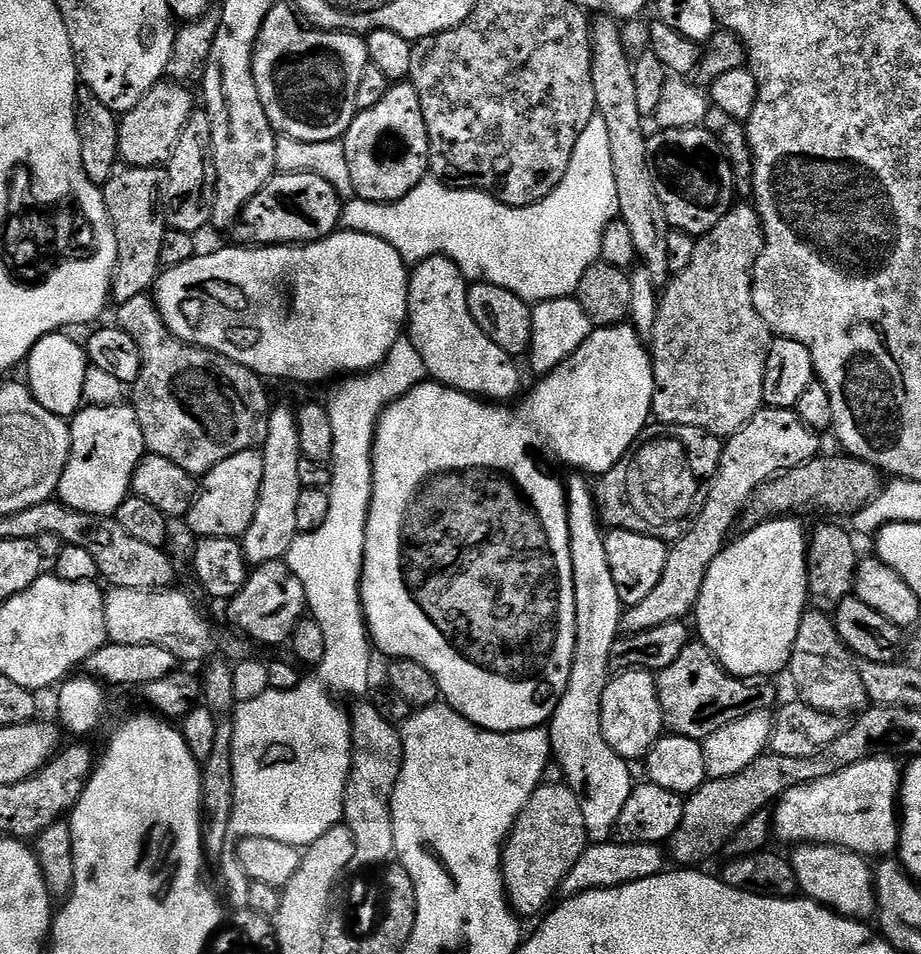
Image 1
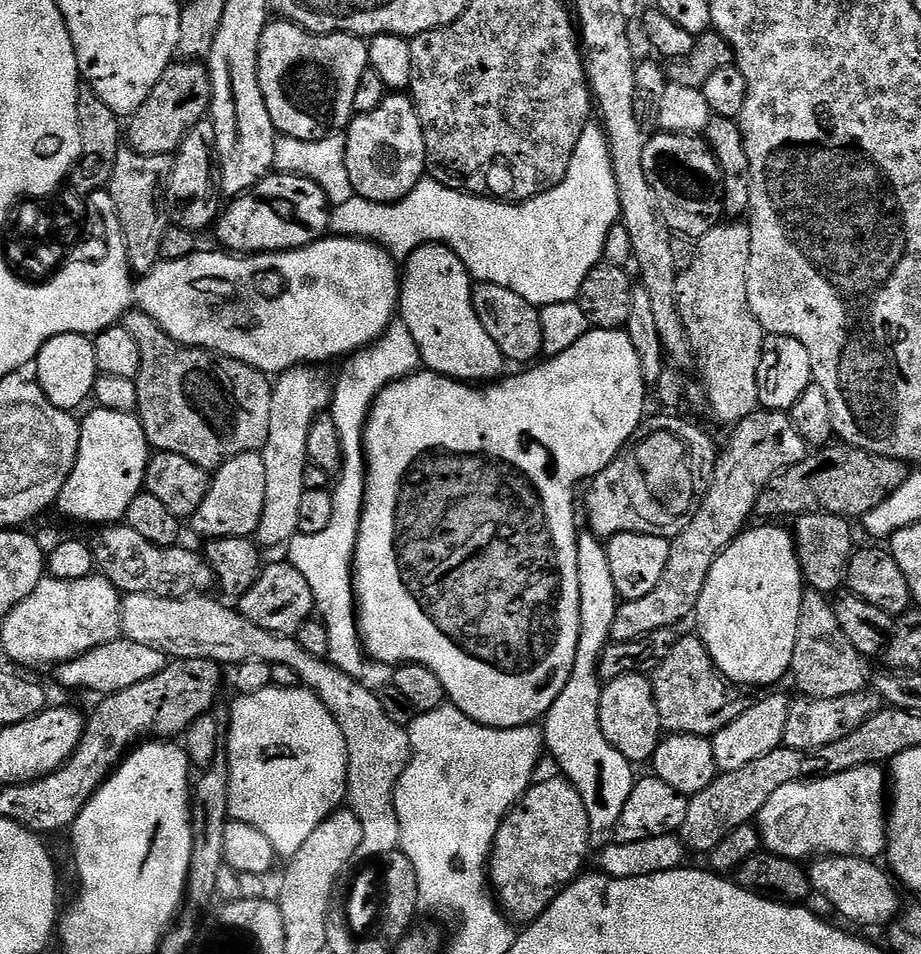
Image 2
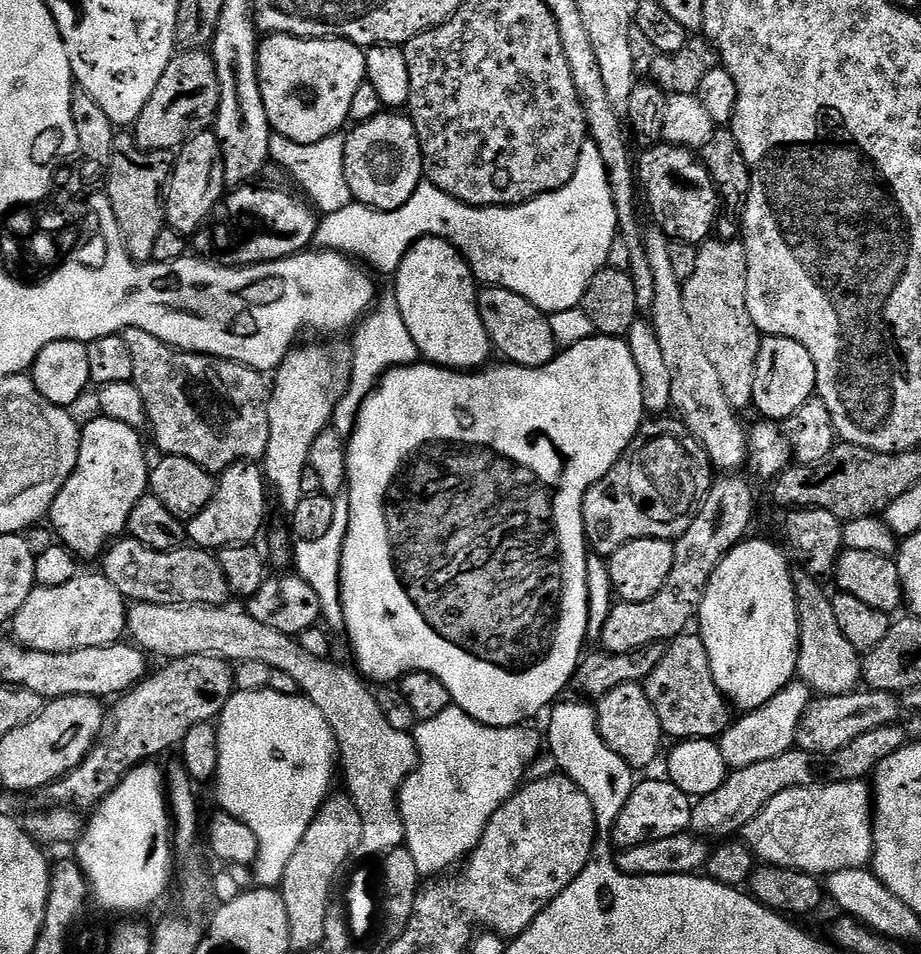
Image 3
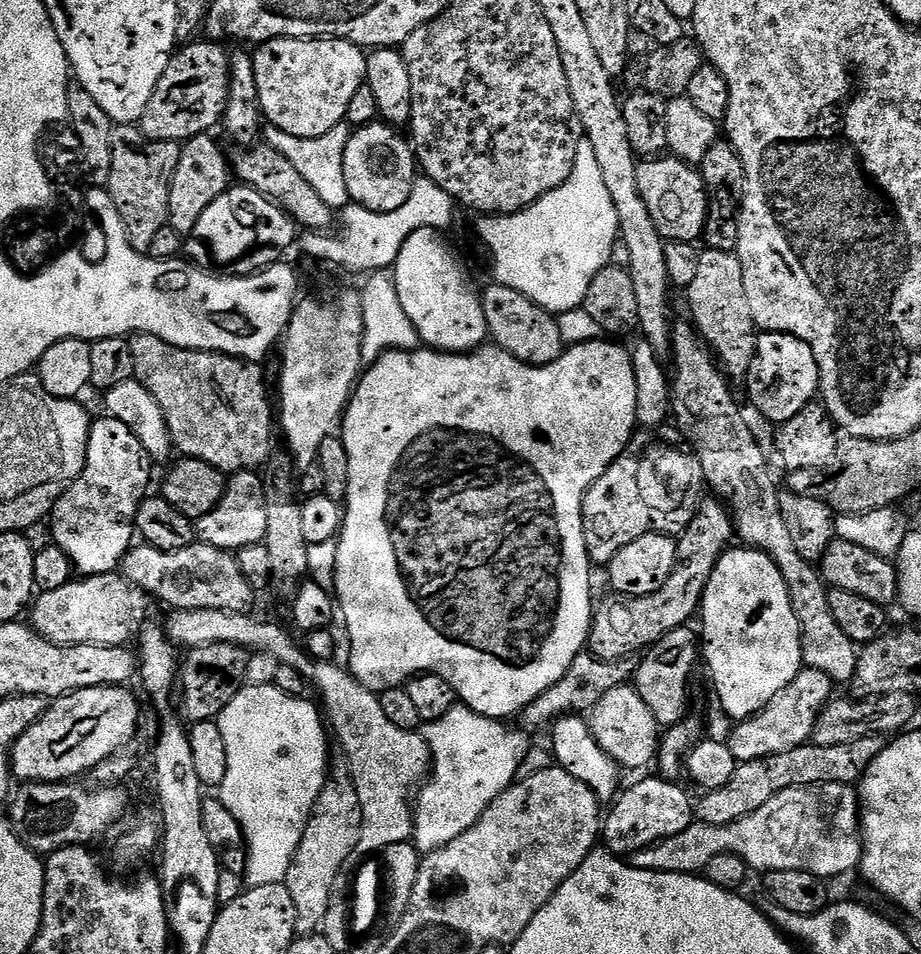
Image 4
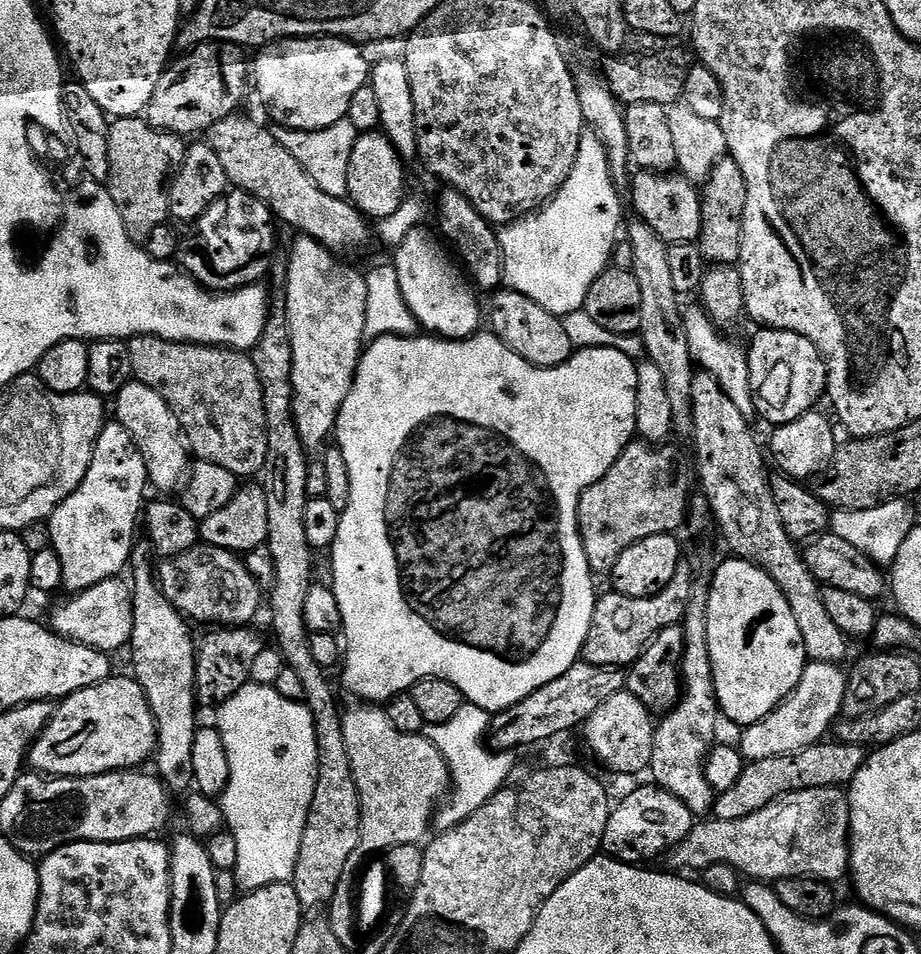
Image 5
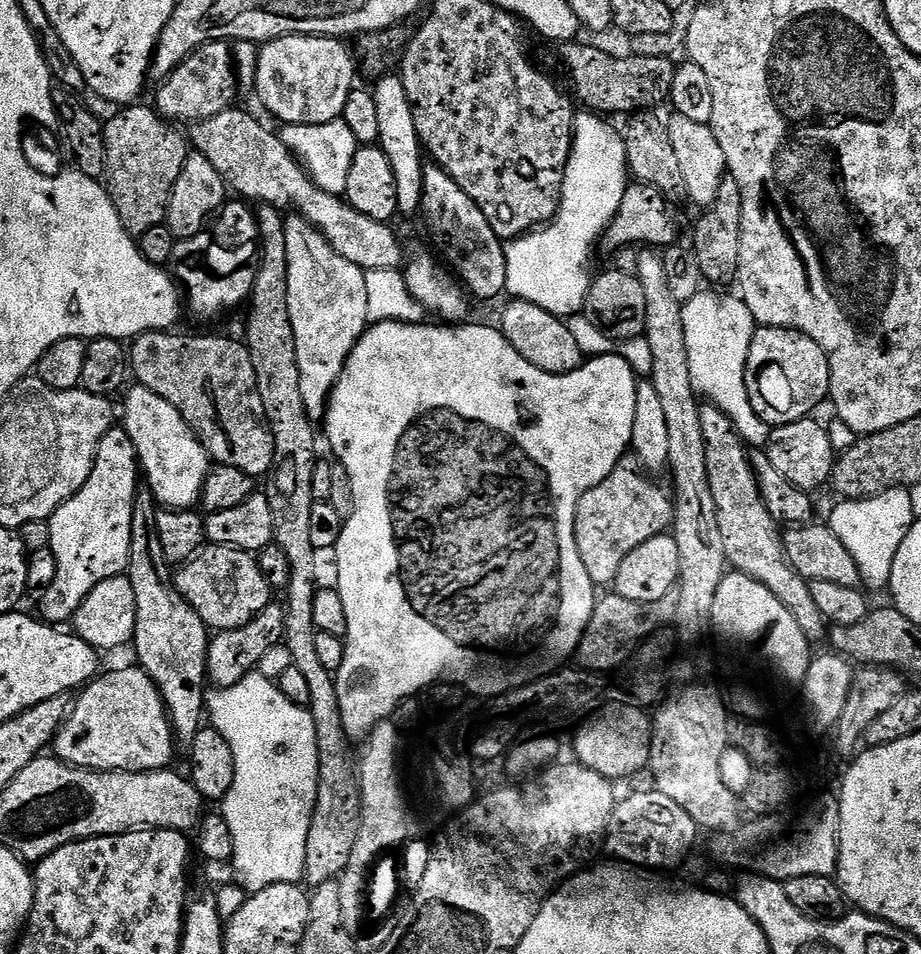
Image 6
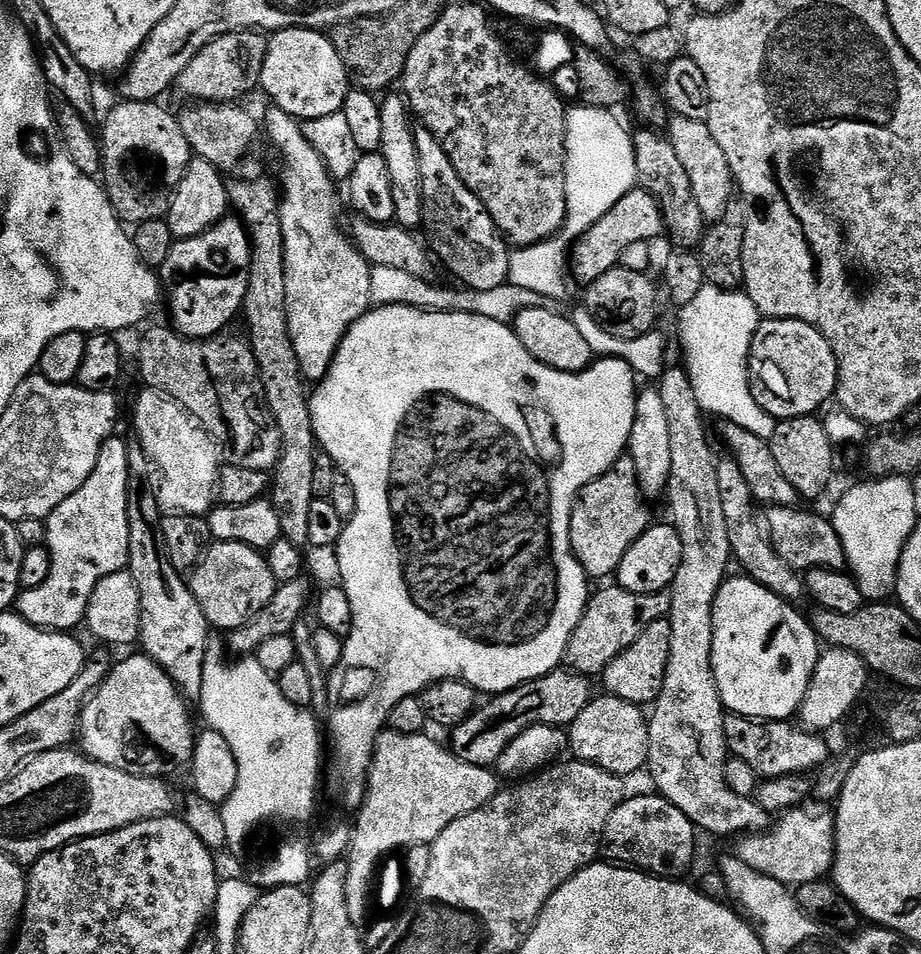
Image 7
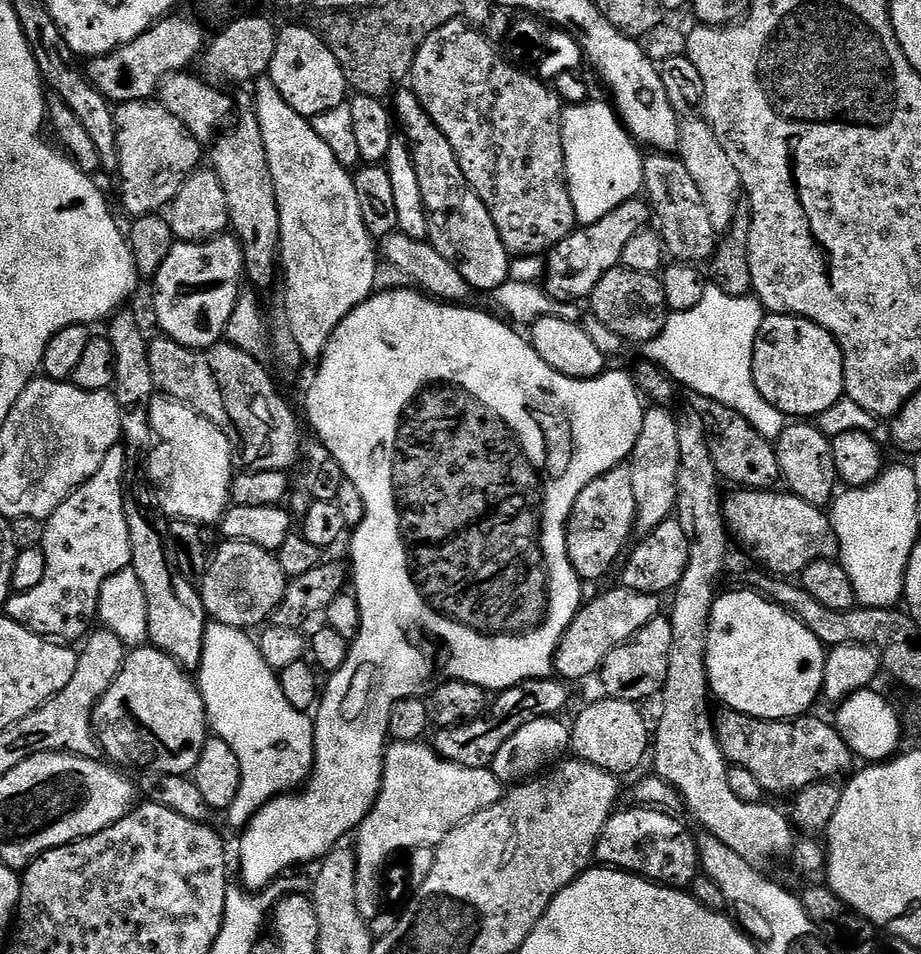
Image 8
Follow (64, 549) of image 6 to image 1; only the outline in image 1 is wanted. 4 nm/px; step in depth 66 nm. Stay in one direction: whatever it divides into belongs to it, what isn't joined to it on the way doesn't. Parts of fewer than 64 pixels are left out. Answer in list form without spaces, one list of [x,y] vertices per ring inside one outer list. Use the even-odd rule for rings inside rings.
[[[124,402],[105,408],[84,406],[71,417],[70,427],[72,449],[60,479],[59,503],[74,512],[111,517],[131,493],[134,470],[146,455],[136,411]]]

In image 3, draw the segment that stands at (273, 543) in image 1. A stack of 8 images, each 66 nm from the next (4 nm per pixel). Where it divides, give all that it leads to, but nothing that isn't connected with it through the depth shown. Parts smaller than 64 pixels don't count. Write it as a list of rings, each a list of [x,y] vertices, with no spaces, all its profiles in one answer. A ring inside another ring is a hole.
[[[328,338],[325,344],[304,344],[293,347],[288,356],[280,363],[270,384],[268,397],[268,417],[270,418],[270,442],[266,446],[266,454],[262,458],[264,475],[271,491],[280,499],[282,507],[288,514],[295,513],[298,502],[303,498],[302,474],[309,468],[310,446],[314,446],[314,438],[322,434],[324,428],[332,424],[332,415],[338,402],[346,394],[350,386],[352,373],[352,345],[340,338]]]

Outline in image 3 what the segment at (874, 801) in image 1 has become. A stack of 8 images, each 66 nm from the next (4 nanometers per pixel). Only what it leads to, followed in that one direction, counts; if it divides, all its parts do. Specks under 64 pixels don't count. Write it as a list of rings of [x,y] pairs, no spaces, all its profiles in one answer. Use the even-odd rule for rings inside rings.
[[[837,780],[817,782],[809,788],[782,790],[778,798],[770,802],[742,830],[742,839],[757,861],[773,864],[779,868],[793,868],[808,872],[817,878],[827,878],[838,870],[868,868],[876,845],[874,831],[874,792],[864,780]]]

